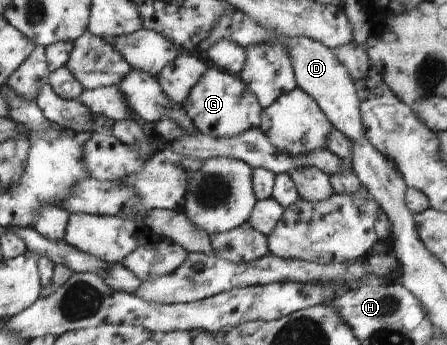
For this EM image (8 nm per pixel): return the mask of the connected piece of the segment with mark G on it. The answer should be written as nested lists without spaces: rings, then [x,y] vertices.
[[[209,68],[207,72],[203,72],[203,76],[191,88],[183,108],[198,132],[217,138],[244,135],[251,128],[260,128],[263,123],[263,114],[256,94],[239,78],[235,78],[233,73],[229,74],[217,68]]]

